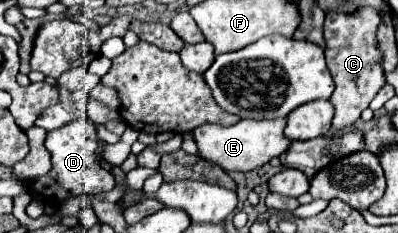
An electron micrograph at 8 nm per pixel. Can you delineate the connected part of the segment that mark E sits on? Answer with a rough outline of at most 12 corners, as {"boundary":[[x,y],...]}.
{"boundary":[[241,119],[193,131],[199,155],[253,171],[291,141],[285,119]]}

